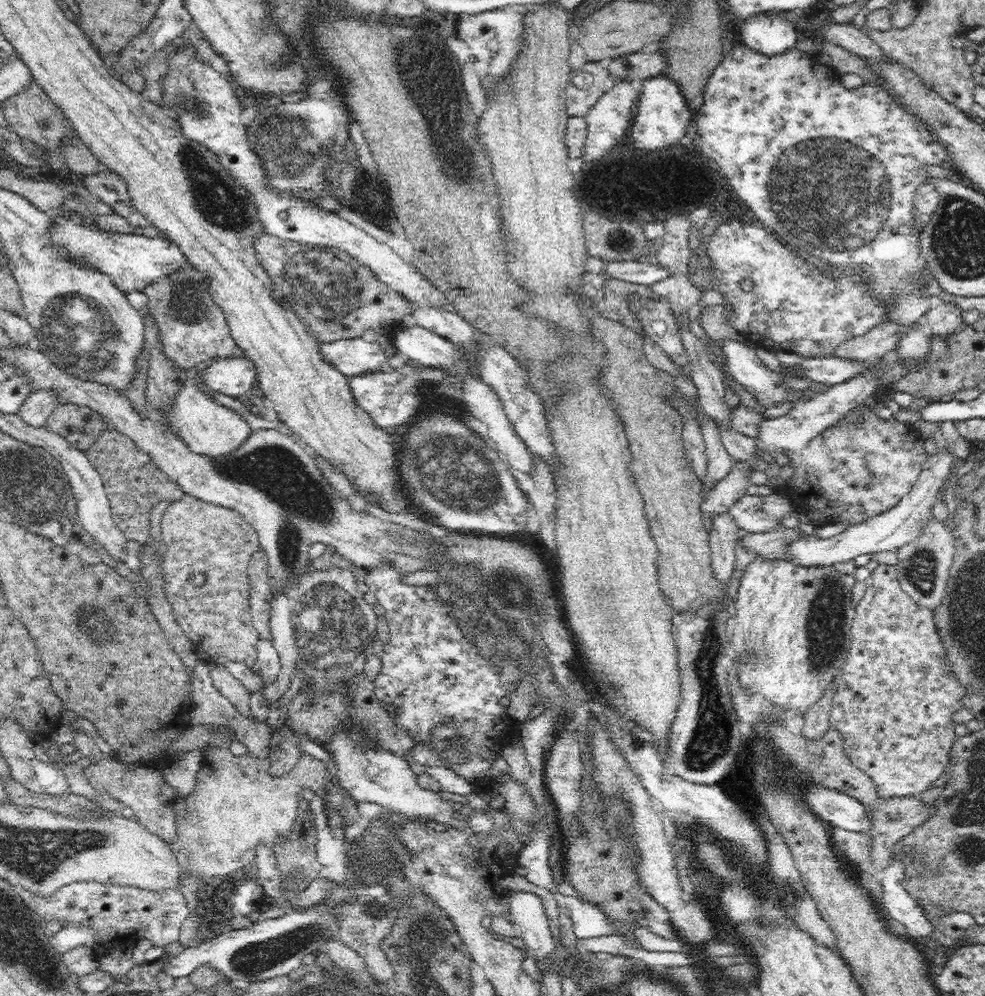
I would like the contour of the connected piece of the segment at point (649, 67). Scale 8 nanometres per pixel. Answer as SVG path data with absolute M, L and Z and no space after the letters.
M659 49L638 51L616 57L608 66L610 83L630 80L633 90L640 94L647 79L663 75L667 70L666 55Z

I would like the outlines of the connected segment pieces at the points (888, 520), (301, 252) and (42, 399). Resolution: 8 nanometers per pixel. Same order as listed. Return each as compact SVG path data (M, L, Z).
M949 447L945 451L938 448L936 454L926 458L918 480L916 480L910 492L907 492L896 506L875 517L850 525L843 532L830 538L822 539L817 537L816 534L800 538L797 541L804 542L804 550L790 550L789 554L793 557L792 562L807 568L808 566L833 568L837 563L854 561L860 555L888 550L895 552L906 547L908 542L916 540L922 534L924 526L930 522L930 518L933 518L933 504L938 501L940 486L944 484L944 480L950 475L950 464L952 464L953 458L954 456Z
M262 232L253 240L258 262L272 280L272 296L280 306L295 311L307 331L322 343L361 337L369 328L410 322L412 303L380 281L352 255L336 247L306 245Z
M35 390L28 396L26 402L22 404L22 408L16 412L16 415L20 415L20 418L24 419L28 425L44 427L47 418L52 414L52 410L64 403L65 400L62 399L62 395L58 397L58 393L54 390Z

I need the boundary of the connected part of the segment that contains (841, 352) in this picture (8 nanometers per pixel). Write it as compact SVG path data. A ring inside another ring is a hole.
M896 321L880 322L876 328L868 330L866 334L842 342L836 348L835 355L848 358L855 362L872 365L880 362L890 350L896 351L900 338L906 334L906 327Z

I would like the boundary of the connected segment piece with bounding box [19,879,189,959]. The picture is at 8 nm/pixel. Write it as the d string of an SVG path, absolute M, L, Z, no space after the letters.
M74 881L58 889L49 897L19 889L26 906L35 913L40 923L58 920L66 927L79 924L92 932L90 941L79 940L82 945L94 949L98 959L119 948L132 949L138 940L146 938L153 945L165 947L179 940L183 922L188 918L187 900L180 888L168 888L162 892L146 892L129 885L101 883L100 881Z

